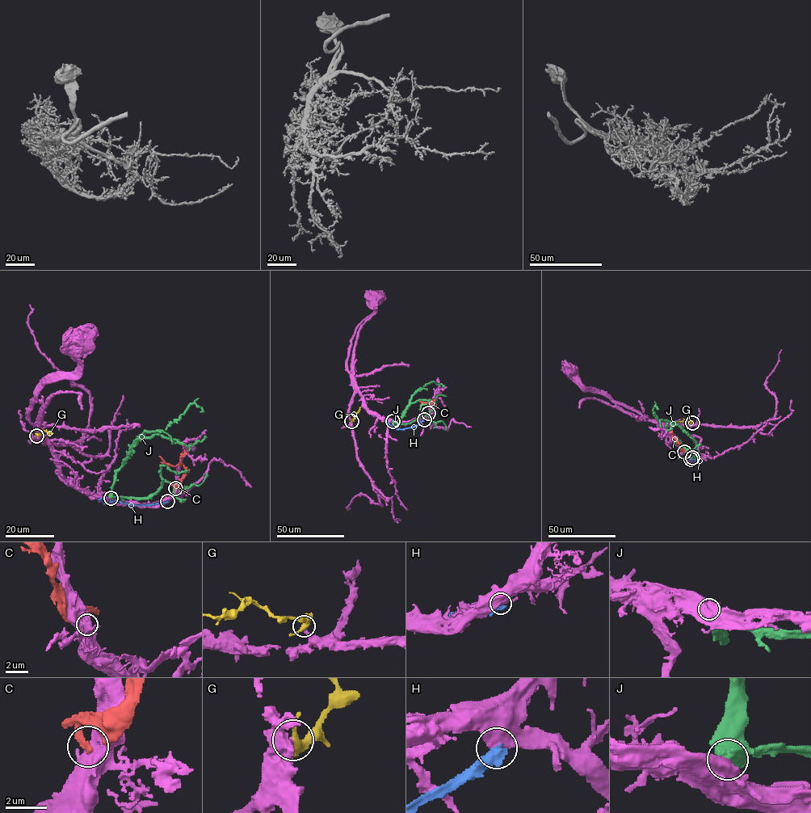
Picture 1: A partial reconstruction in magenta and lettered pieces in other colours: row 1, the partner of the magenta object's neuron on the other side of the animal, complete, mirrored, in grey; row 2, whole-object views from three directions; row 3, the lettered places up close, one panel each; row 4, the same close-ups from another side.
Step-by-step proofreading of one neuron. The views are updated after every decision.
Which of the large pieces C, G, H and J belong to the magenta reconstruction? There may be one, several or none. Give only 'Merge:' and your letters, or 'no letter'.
Merge: no letter

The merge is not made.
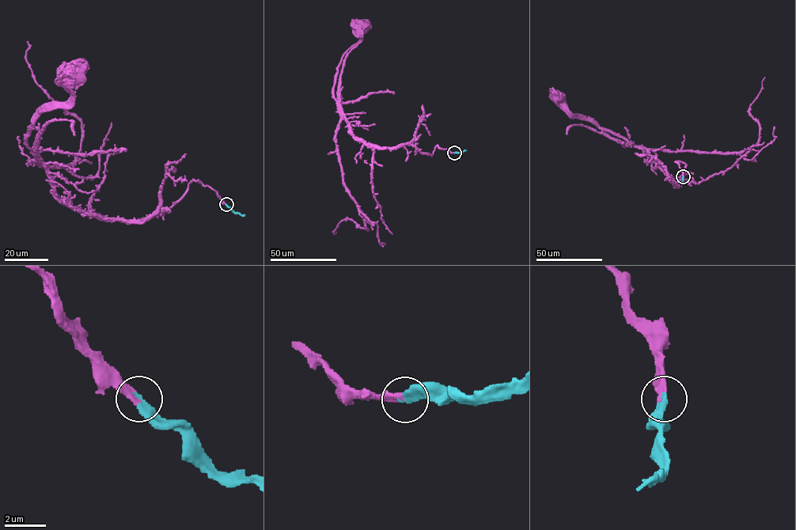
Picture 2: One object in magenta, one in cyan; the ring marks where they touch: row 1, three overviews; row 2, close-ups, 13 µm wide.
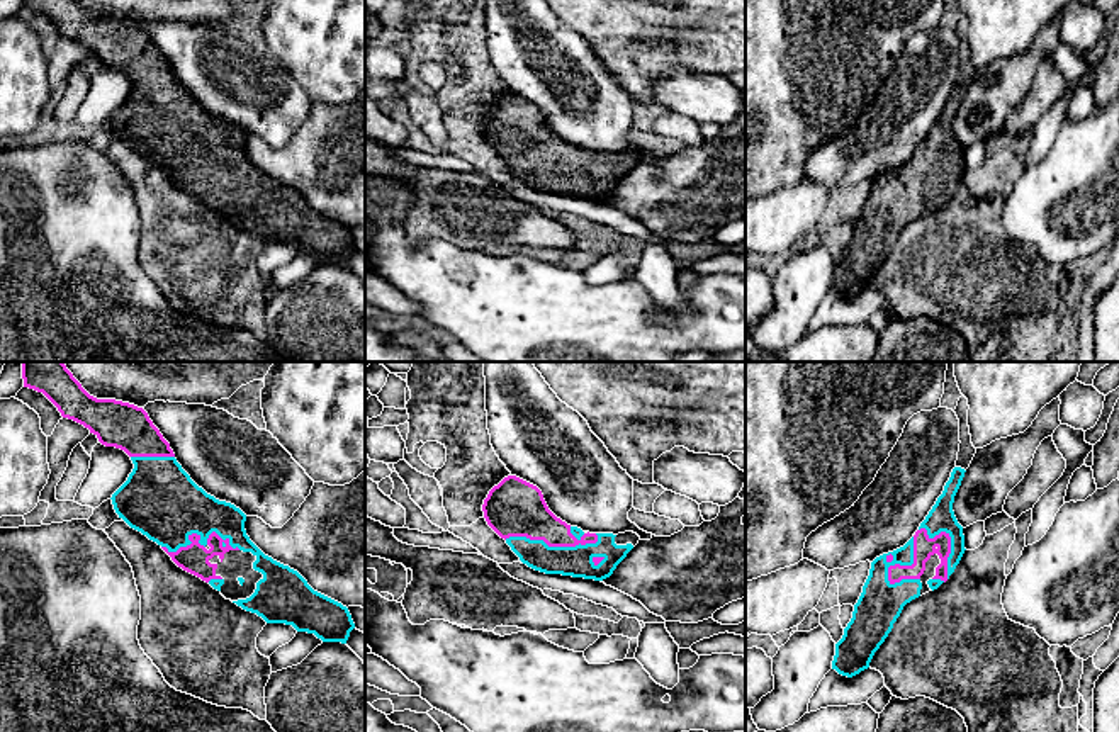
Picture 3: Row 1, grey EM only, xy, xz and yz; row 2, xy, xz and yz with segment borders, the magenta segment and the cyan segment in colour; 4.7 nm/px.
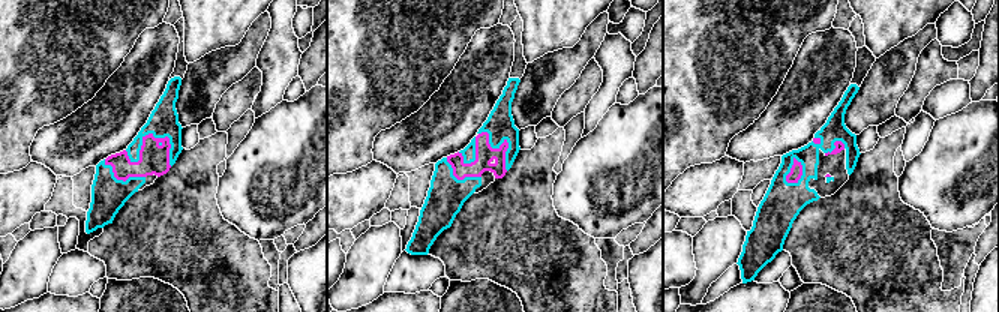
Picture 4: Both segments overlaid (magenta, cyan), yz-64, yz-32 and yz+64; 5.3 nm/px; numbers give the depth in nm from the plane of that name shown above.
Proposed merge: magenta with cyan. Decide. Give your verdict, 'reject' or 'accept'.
accept

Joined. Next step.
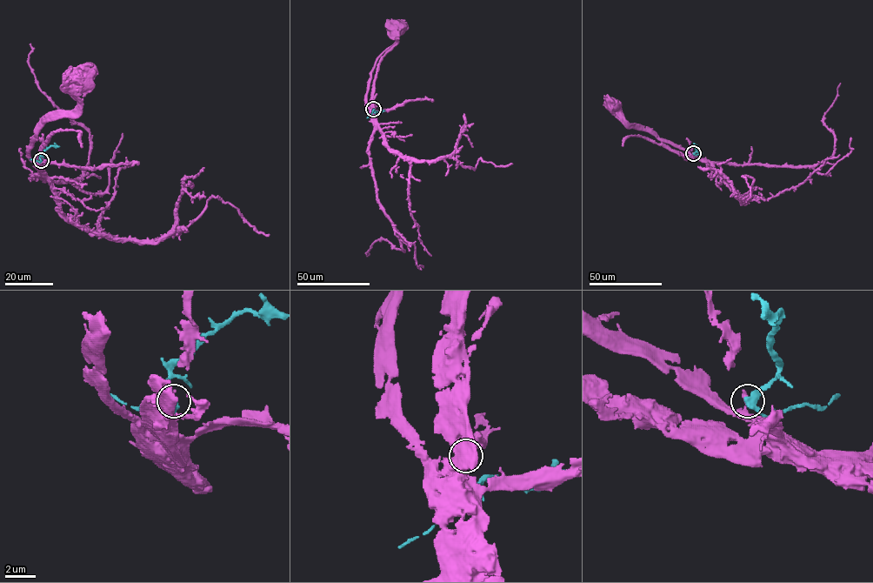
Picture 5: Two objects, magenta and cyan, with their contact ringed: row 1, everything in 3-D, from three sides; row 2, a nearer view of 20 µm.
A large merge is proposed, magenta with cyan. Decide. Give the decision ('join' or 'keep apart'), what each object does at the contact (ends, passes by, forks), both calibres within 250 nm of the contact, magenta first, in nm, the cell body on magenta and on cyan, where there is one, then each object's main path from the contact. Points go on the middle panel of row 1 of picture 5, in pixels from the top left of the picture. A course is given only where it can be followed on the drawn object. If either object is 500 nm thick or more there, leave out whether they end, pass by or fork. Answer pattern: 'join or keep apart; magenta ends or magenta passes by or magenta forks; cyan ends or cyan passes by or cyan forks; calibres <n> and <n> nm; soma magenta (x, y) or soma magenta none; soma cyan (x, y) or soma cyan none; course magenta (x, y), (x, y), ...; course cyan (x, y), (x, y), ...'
keep apart; magenta ends; cyan passes by; calibres 280 and 400 nm; soma magenta (395, 27); soma cyan none; course magenta (373, 109), (369, 109), (366, 102), (370, 72), (377, 58), (396, 41), (394, 27); course cyan (373, 109), (373, 111), (384, 110)

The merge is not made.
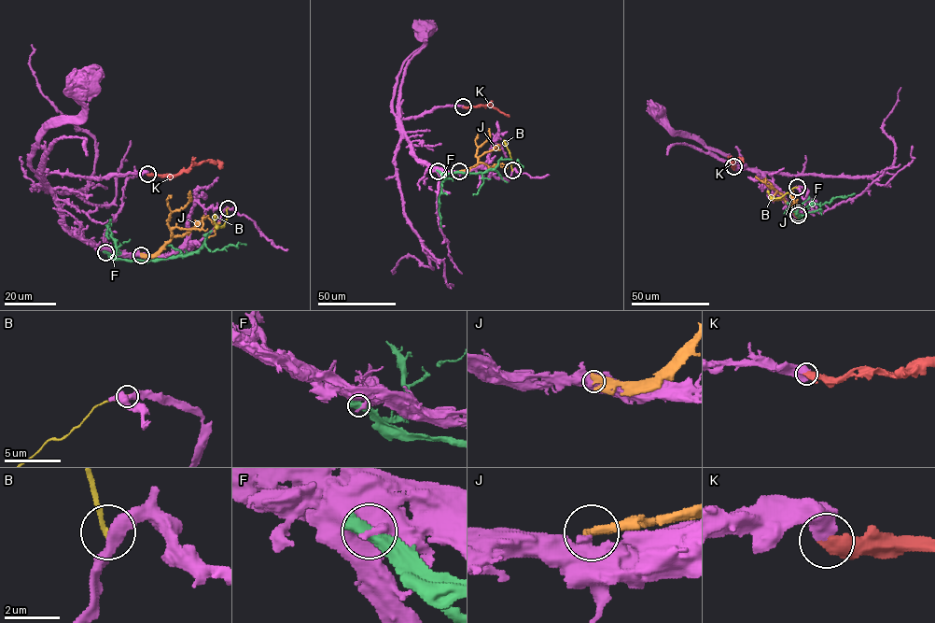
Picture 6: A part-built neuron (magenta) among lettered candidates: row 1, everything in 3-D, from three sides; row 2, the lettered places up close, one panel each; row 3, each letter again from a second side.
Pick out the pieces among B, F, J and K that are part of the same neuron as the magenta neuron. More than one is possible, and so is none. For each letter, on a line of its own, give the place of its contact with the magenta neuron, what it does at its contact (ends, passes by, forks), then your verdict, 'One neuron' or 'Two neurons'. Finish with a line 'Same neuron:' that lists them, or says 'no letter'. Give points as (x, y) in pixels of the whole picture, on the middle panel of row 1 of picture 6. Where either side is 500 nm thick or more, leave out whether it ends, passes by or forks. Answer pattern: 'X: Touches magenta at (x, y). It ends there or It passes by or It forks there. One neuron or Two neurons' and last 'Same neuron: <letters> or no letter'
B: Touches magenta at (512, 170). It ends there. Two neurons
F: Touches magenta at (438, 171). Two neurons
J: Touches magenta at (459, 171). Two neurons
K: Touches magenta at (463, 106). One neuron
Same neuron: K

